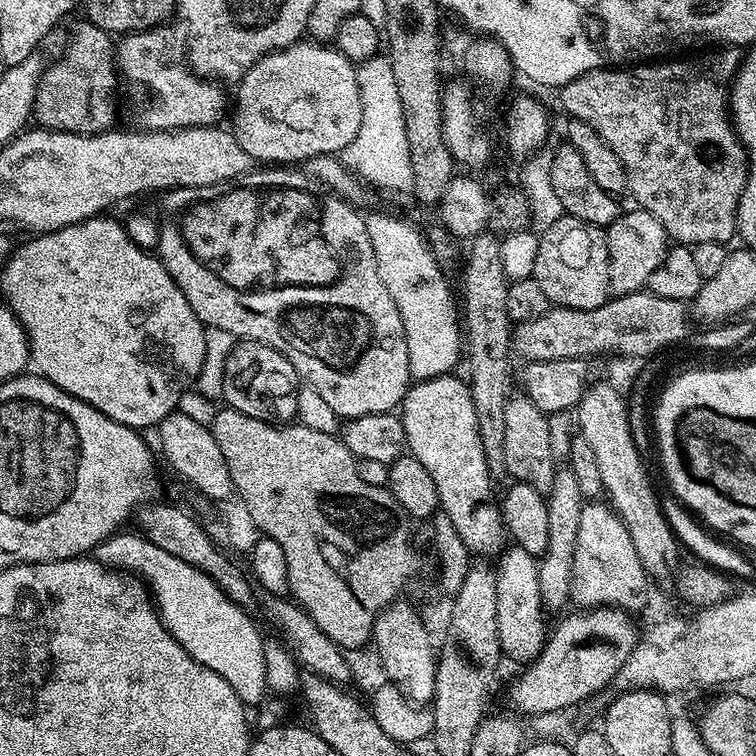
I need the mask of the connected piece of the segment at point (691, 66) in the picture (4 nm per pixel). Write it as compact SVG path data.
M724 46L716 50L713 56L700 56L697 60L665 59L663 62L640 62L635 66L624 68L628 76L604 76L604 104L620 104L620 153L618 153L618 162L622 162L622 170L626 172L627 195L632 195L640 203L637 205L643 211L654 214L654 218L658 218L658 222L662 222L662 226L668 232L669 237L677 245L691 246L702 242L718 242L727 245L728 239L737 235L736 211L738 210L738 202L742 198L745 180L748 177L748 156L745 155L744 148L736 136L736 129L732 126L728 98L732 77L735 76L741 59L741 53L735 47Z

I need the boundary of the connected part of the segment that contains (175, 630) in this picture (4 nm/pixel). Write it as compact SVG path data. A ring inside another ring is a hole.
M117 534L108 540L103 540L99 548L95 549L95 559L101 564L107 564L113 570L123 570L128 574L138 574L139 579L146 582L146 587L159 611L160 621L163 622L168 632L184 649L190 658L194 658L202 666L222 674L230 686L238 694L238 698L245 706L252 706L265 699L266 687L266 662L264 661L265 641L260 640L260 632L252 625L252 620L248 617L249 613L235 604L228 595L216 585L202 570L198 570L190 562L182 562L182 558L174 558L174 554L166 554L154 542L145 540L139 534L124 536Z

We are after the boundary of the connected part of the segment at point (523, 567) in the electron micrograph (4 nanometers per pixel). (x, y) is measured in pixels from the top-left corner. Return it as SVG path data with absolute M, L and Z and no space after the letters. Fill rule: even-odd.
M508 546L499 553L500 568L496 572L496 621L498 622L498 642L500 651L512 660L531 662L544 649L546 628L544 632L544 615L546 609L542 602L542 594L538 586L538 570L540 565L537 557L531 556L526 550Z

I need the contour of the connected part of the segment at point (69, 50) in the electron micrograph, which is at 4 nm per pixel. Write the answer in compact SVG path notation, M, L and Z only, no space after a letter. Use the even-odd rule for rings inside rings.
M81 22L72 36L70 32L62 55L45 67L38 82L35 123L54 132L95 134L109 131L116 120L116 80L118 69L113 37L98 26Z

